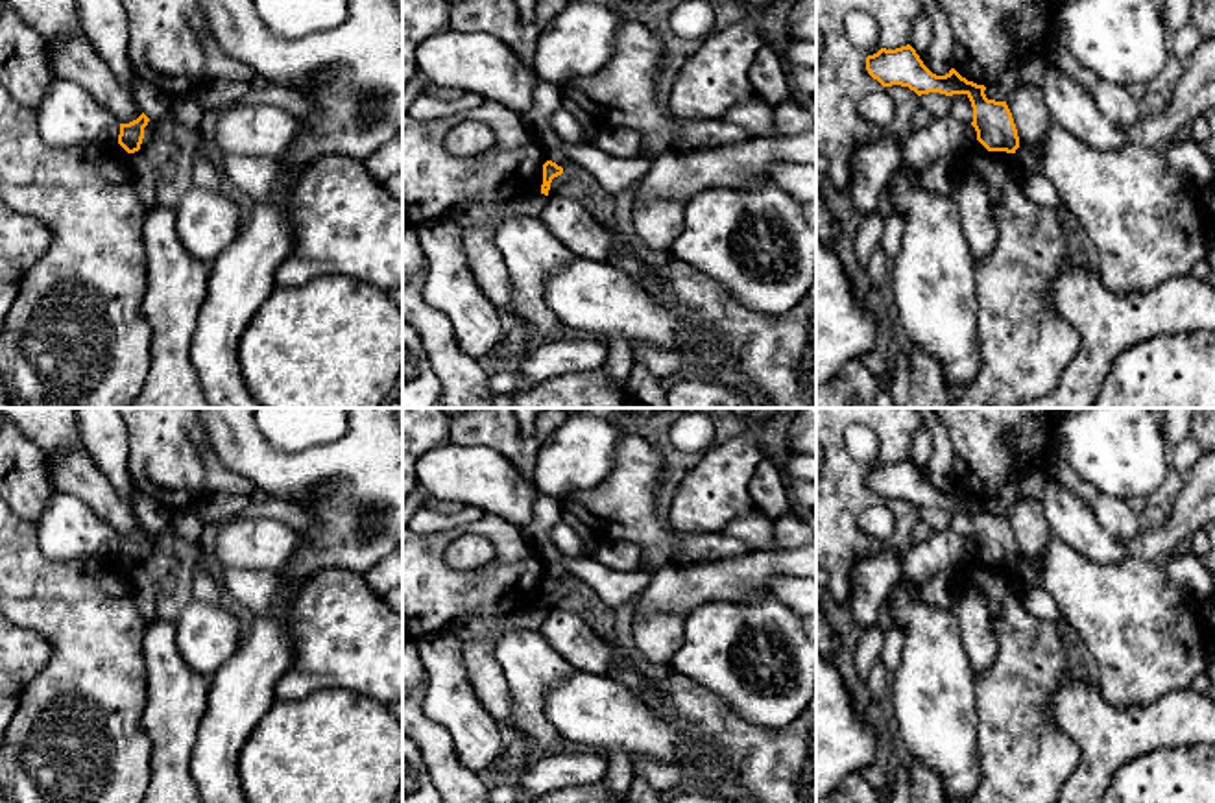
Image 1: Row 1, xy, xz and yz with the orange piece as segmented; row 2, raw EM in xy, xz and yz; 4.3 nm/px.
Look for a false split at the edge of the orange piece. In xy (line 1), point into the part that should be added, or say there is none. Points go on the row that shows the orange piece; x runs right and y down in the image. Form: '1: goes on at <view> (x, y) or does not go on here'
1: does not go on here

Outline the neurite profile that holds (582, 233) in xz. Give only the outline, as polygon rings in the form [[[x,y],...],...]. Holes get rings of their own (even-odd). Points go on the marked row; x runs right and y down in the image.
[[[548,194],[539,218],[576,255],[609,262],[617,251],[609,229],[574,199]]]

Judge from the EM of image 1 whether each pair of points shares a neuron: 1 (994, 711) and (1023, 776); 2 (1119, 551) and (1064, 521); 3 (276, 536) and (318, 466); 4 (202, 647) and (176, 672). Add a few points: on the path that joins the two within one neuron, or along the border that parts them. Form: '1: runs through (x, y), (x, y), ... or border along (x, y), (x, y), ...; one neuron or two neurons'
1: runs through (1010, 728), (1016, 733), (1023, 759); one neuron
2: runs through (1106, 549), (1099, 547), (1077, 527); one neuron
3: border along (298, 532), (294, 554), (279, 573); two neurons
4: border along (174, 623), (180, 656), (209, 678); two neurons

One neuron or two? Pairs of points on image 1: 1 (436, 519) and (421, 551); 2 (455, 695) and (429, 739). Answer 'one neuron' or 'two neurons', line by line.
1: two neurons
2: two neurons

